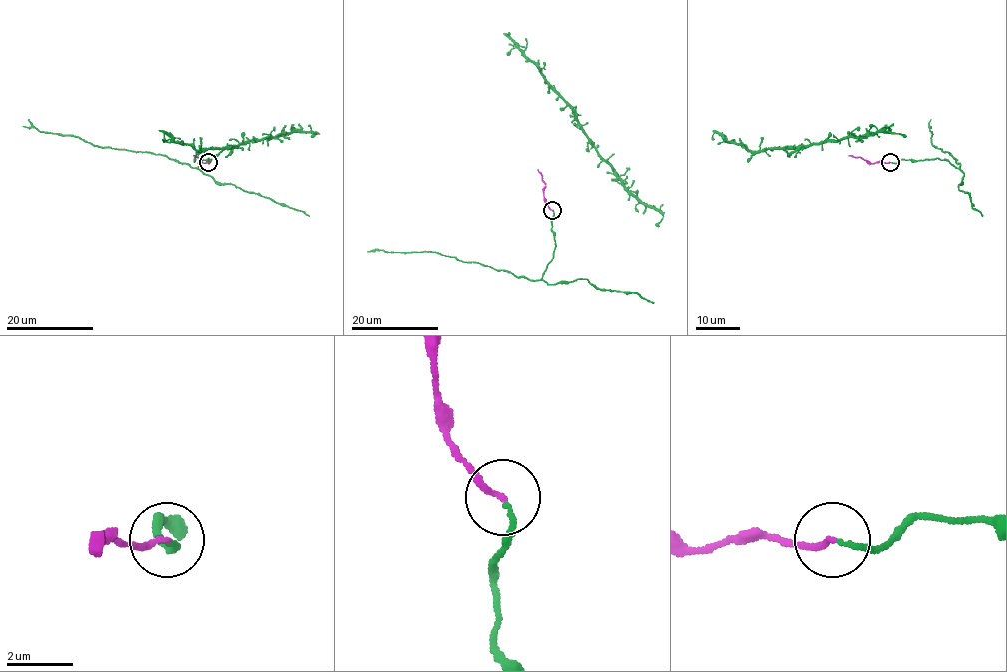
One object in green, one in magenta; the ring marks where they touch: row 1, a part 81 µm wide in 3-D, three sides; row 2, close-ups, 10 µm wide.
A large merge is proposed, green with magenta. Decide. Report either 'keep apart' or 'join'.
join

